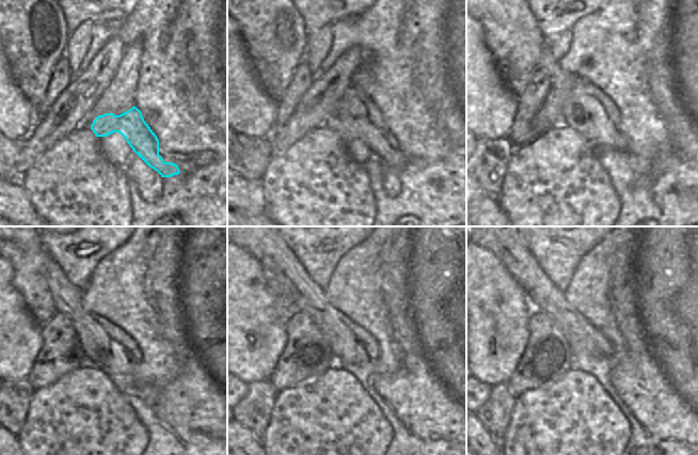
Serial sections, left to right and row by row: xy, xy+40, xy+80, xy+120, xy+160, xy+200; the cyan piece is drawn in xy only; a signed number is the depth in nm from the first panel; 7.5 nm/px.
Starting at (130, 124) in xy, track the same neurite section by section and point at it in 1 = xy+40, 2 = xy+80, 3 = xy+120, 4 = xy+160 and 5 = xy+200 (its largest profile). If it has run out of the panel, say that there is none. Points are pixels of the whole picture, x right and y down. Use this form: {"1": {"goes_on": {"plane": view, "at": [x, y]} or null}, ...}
{"1": {"goes_on": {"plane": "xy+40", "at": [354, 115]}}, "2": {"goes_on": {"plane": "xy+80", "at": [589, 111]}}, "3": {"goes_on": {"plane": "xy+120", "at": [108, 347]}}, "4": {"goes_on": {"plane": "xy+160", "at": [349, 342]}}, "5": {"goes_on": {"plane": "xy+200", "at": [509, 248]}}}

